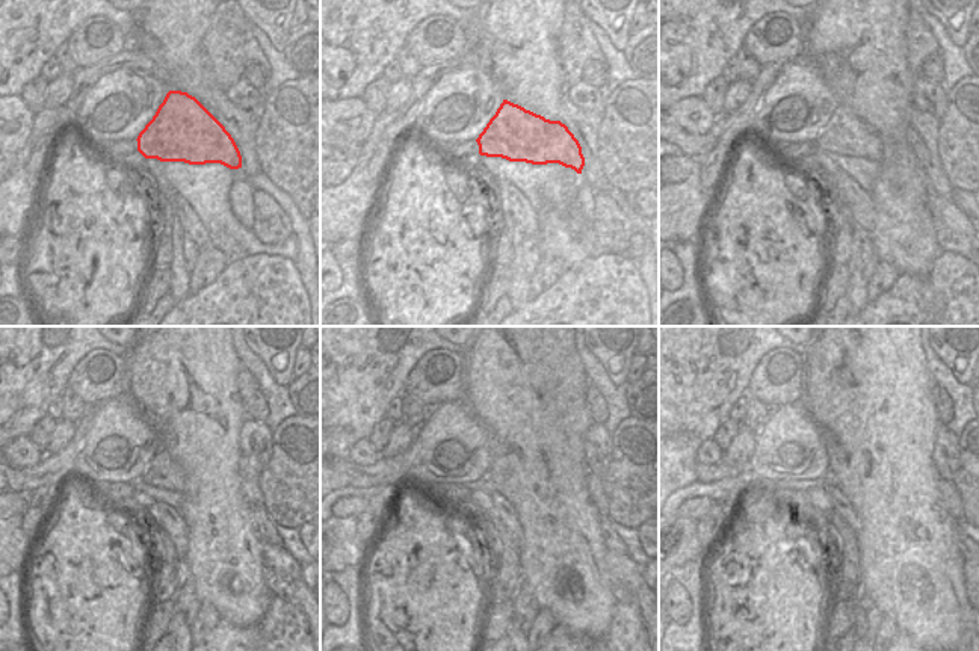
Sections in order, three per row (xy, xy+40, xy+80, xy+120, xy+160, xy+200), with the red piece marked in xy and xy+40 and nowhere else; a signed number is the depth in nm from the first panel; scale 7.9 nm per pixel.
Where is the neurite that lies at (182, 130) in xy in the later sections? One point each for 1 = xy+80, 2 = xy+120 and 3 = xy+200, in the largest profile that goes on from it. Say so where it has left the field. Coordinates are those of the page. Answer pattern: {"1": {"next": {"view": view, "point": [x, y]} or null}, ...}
{"1": {"next": {"view": "xy+80", "point": [845, 133]}}, "2": {"next": {"view": "xy+120", "point": [163, 472]}}, "3": {"next": {"view": "xy+200", "point": [951, 496]}}}

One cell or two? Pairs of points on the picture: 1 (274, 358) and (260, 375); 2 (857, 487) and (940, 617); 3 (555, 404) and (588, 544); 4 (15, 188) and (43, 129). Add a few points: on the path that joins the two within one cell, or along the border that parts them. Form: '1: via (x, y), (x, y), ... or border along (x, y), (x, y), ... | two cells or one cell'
1: border along (245, 342), (269, 373), (286, 387) | two cells
2: via (889, 518), (907, 536), (908, 564), (920, 585) | one cell
3: via (555, 438), (555, 509) | one cell
4: via (18, 172), (20, 159), (30, 144) | one cell

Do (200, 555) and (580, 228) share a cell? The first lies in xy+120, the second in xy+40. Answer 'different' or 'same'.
same

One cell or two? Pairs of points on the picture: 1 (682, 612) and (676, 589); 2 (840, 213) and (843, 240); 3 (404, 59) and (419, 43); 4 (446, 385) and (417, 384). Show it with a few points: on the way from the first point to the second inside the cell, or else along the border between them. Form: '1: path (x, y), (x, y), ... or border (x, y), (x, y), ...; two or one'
1: path (677, 606), (676, 595); one
2: path (842, 219), (843, 234); one
3: border (405, 46), (422, 65); two
4: path (438, 385), (425, 384); one

